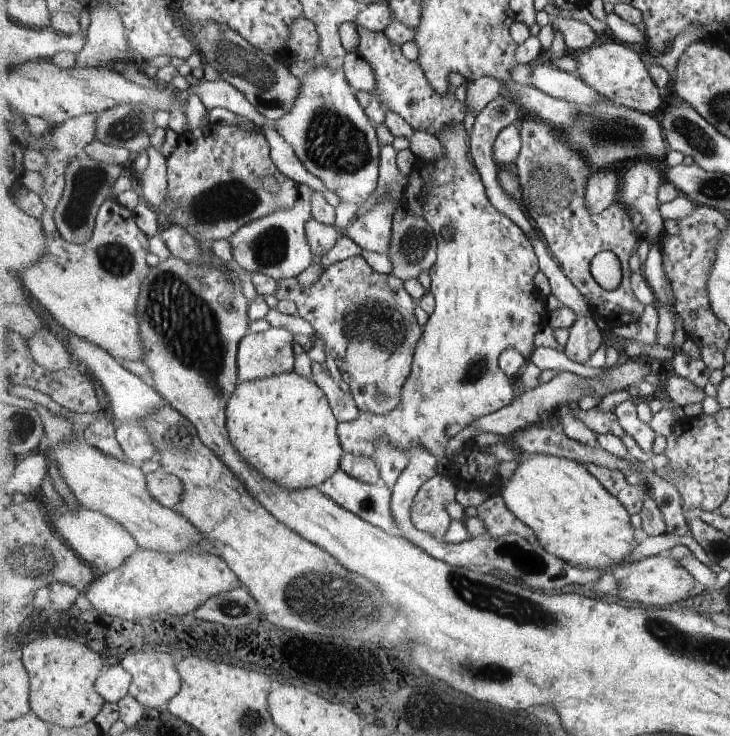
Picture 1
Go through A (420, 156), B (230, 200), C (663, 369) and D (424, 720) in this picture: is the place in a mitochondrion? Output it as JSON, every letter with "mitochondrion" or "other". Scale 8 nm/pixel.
{"A":"other","B":"mitochondrion","C":"other","D":"other"}

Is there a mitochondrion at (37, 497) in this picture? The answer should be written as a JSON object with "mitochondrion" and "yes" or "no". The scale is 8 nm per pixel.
{"mitochondrion":"no"}

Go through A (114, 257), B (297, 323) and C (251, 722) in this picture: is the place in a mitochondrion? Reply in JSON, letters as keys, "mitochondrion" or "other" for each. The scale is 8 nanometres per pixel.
{"A":"mitochondrion","B":"other","C":"mitochondrion"}

